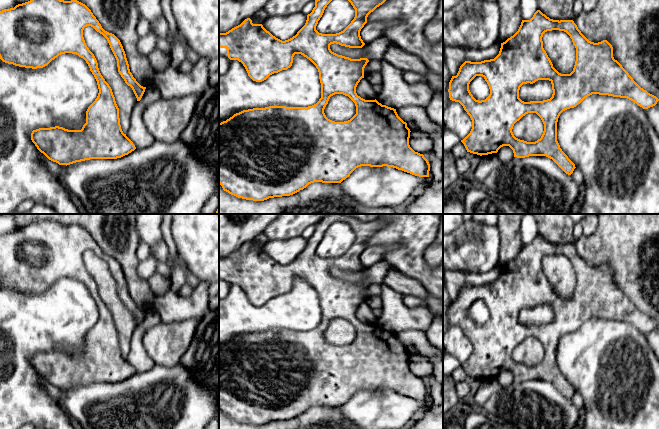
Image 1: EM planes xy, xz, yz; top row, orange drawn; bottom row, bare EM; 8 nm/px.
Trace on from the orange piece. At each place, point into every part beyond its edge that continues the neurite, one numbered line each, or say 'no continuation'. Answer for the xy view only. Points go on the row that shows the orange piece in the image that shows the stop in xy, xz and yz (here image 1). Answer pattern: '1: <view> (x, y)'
no continuation

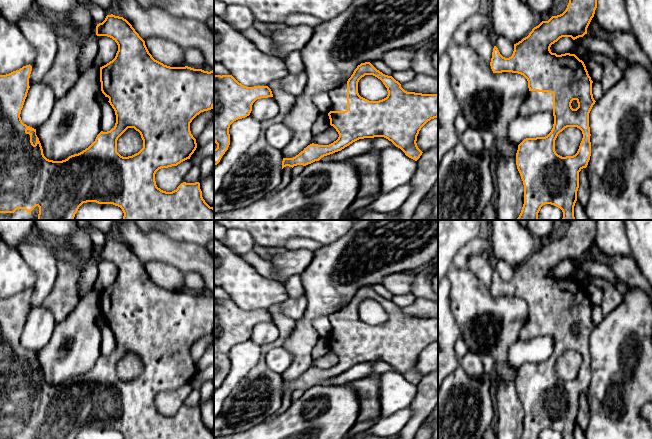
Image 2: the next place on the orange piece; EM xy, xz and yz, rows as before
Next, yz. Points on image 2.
1: yz (536, 101)

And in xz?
1: xz (338, 96)

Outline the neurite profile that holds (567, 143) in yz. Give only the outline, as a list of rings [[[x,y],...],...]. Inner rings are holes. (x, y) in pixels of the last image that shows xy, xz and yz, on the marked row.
[[[567,127],[560,132],[555,140],[555,151],[562,157],[577,153],[582,141],[582,131],[577,127]]]

